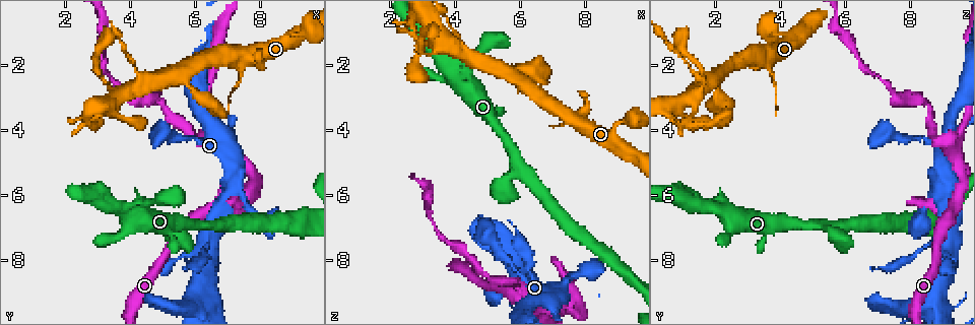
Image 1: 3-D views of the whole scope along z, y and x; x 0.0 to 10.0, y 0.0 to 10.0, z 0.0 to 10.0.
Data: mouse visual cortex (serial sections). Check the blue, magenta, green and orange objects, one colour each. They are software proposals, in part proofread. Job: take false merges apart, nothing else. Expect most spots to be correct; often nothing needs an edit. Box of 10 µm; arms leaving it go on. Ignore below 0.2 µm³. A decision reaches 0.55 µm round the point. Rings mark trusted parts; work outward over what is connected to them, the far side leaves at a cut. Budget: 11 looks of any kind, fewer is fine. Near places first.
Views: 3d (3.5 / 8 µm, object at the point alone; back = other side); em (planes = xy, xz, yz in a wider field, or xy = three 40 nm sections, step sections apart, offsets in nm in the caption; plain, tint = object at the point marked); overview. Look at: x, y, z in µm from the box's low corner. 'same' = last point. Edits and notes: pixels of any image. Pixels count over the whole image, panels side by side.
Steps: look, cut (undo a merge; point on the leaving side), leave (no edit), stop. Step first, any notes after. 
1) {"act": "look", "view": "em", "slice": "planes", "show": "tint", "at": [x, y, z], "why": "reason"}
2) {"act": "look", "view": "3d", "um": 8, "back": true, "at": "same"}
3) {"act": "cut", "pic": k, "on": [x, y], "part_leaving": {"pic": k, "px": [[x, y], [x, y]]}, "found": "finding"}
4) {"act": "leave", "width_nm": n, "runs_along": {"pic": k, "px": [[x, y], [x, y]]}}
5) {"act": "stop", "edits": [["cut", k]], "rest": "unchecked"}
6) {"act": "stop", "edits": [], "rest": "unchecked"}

{"act": "look", "view": "em", "slice": "planes", "show": "tint", "at": [4.35, 2.35, 1.50], "why": "three-way junction"}

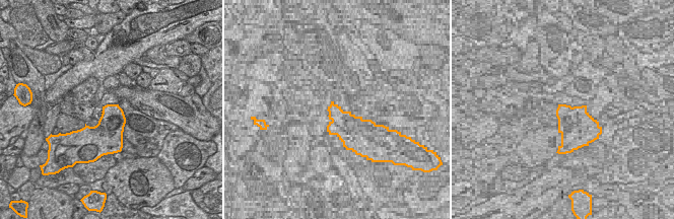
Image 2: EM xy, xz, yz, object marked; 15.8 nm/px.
{"act": "look", "view": "3d", "um": 3.5, "at": "same", "why": "wider look"}

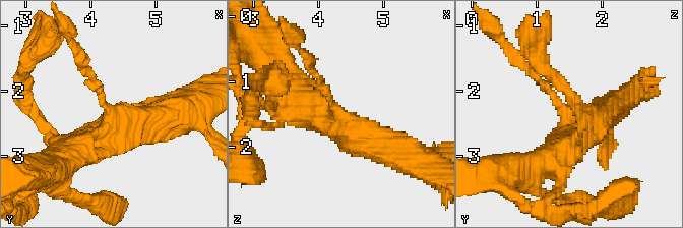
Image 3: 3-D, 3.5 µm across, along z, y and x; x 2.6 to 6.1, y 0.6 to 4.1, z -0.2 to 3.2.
{"act": "leave", "found": "all the same cell"}

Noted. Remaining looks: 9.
{"act": "look", "view": "3d", "um": 3.5, "at": [6.90, 4.60, 9.30], "why": "arms part here"}

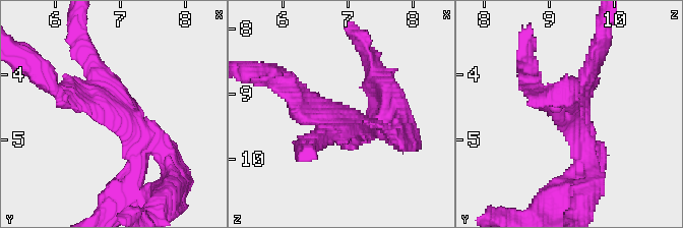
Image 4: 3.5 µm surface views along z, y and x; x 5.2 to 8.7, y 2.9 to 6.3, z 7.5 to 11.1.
{"act": "look", "view": "em", "slice": "xy", "step": 1, "show": "tint", "at": [6.95, 4.55, 9.35], "arms": 3, "arm_widths_nm": [250, 300, 300]}

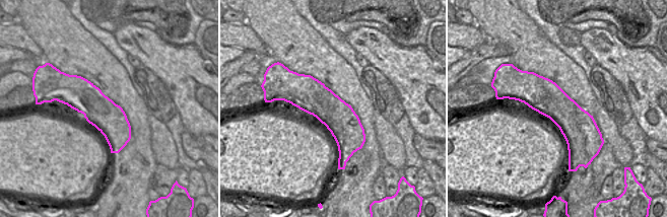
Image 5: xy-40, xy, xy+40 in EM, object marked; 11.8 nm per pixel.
{"act": "look", "view": "em", "slice": "xy", "step": 3, "show": "tint", "at": "same", "why": "another direction"}

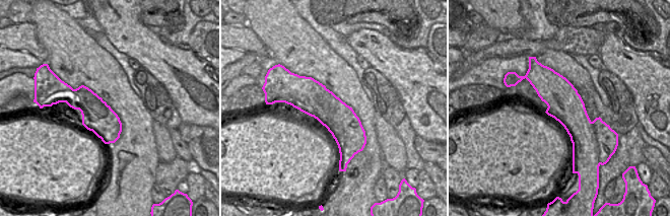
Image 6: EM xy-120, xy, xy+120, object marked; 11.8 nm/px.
{"act": "cut", "pic": 4, "on": [371, 91], "part_leaving": {"pic": 4, "px": [[122, 116], [84, 94], [53, 91]]}, "found": "two cells meet here"}

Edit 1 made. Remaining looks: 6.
{"act": "look", "view": "overview", "why": "redraw"}

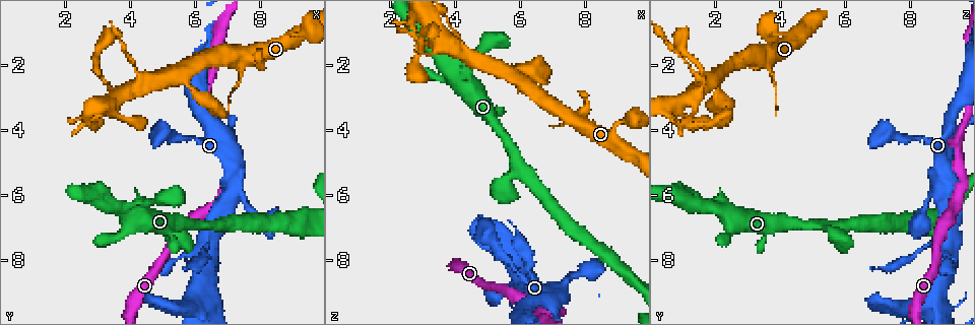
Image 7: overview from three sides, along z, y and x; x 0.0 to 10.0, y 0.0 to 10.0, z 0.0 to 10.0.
{"act": "look", "view": "3d", "um": 8, "at": [9.30, 1.00, 3.75], "why": "abrupt turn"}

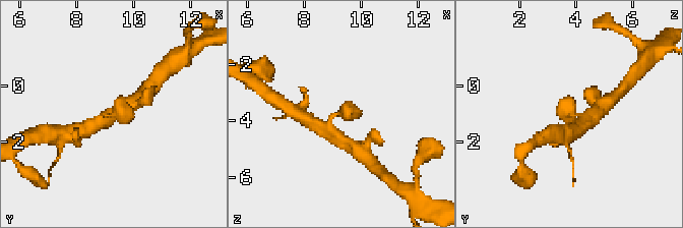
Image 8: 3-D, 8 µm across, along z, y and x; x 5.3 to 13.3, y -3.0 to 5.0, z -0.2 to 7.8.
{"act": "look", "view": "3d", "um": 3.5, "at": "same"}

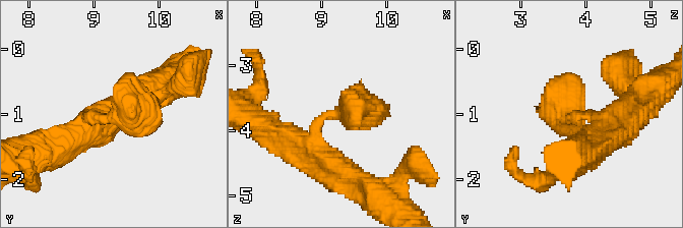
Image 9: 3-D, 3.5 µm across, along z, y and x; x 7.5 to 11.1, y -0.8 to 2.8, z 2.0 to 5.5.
{"act": "look", "view": "em", "slice": "planes", "show": "tint", "at": [9.30, 1.05, 3.70]}

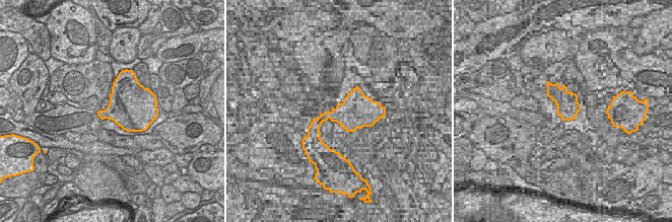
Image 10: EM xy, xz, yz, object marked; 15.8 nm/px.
{"act": "leave", "found": "all the same cell"}

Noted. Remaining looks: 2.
{"act": "look", "view": "3d", "um": 3.5, "at": [4.00, 6.65, 2.40]}

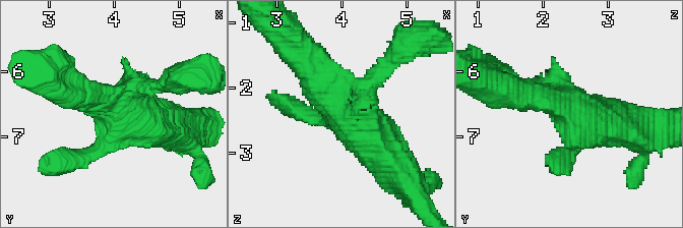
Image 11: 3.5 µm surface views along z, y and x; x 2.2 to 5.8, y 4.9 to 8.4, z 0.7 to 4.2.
{"act": "look", "view": "em", "slice": "xy", "step": 1, "show": "tint", "at": [4.05, 6.60, 2.40]}

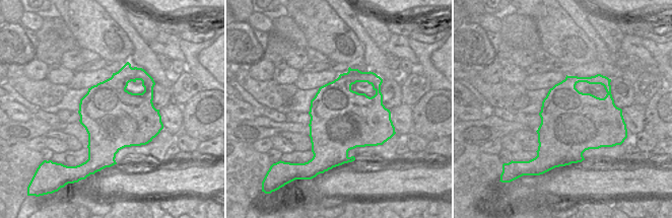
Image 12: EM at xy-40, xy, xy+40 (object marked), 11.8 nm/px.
{"act": "leave", "width_nm": 750, "runs_along": {"pic": 11, "px": [[397, 172], [307, 63]]}, "found": "continuous, no second cell"}

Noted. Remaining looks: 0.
{"act": "stop", "edits": [["cut", 4]], "rest": "unchecked"}

